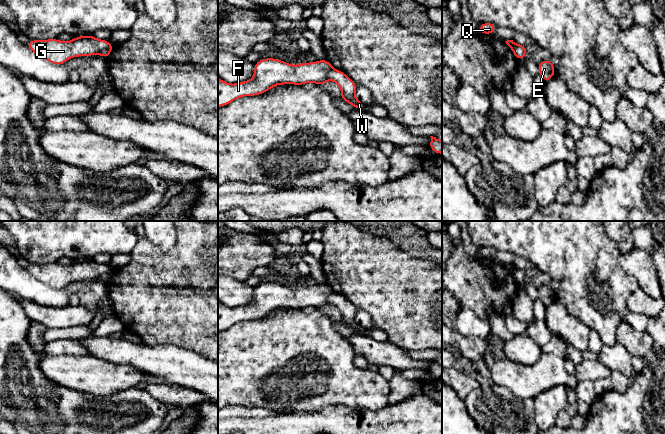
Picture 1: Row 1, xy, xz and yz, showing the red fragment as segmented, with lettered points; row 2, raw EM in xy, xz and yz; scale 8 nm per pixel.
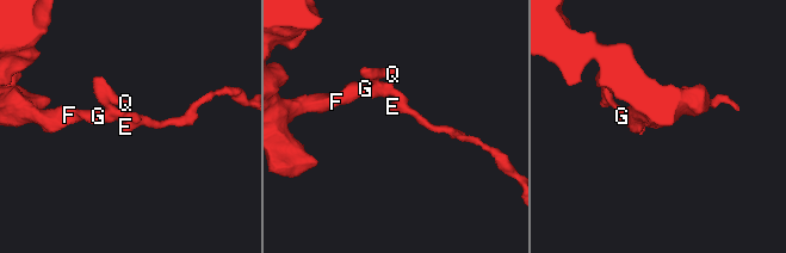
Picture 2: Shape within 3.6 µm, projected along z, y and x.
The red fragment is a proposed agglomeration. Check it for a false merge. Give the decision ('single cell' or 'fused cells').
fused cells

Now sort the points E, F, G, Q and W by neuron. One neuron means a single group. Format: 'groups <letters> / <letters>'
groups E W / F G Q

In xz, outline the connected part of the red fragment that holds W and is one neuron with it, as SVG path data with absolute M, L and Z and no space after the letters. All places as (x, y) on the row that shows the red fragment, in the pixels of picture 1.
M333 68L329 71L328 80L336 82L340 86L340 98L358 110L364 108L365 105L360 102L355 95L357 85L344 72Z

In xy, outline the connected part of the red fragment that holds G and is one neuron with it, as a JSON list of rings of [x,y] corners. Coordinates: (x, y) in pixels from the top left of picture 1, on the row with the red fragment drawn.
[[[93,35],[77,36],[67,42],[58,39],[30,40],[26,45],[36,55],[55,65],[62,65],[73,57],[101,55],[112,46],[110,41]]]

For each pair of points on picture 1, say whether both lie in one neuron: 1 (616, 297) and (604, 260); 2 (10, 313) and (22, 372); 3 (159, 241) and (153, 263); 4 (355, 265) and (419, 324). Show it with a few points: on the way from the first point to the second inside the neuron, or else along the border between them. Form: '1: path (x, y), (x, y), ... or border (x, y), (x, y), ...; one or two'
1: path (612, 288), (610, 280), (604, 274), (604, 269); one
2: path (10, 328), (10, 357); one
3: border (146, 238), (161, 251), (168, 251), (176, 243); two
4: path (371, 281), (403, 313); one

